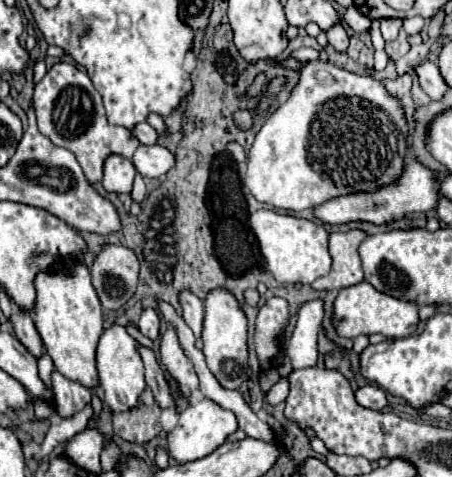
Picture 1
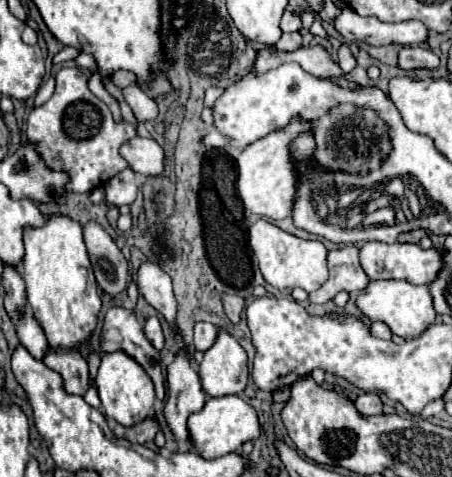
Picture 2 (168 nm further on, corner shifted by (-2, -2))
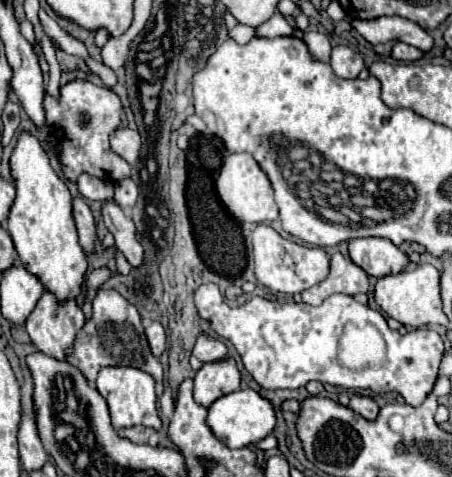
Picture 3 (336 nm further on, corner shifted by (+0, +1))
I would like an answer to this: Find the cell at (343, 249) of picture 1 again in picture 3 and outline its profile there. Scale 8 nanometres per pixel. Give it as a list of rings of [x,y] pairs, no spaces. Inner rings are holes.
[[[337,252],[331,256],[331,274],[321,284],[305,290],[301,296],[305,304],[317,306],[337,292],[355,296],[367,290],[369,290],[369,276],[365,274],[365,270],[357,268],[347,256]]]

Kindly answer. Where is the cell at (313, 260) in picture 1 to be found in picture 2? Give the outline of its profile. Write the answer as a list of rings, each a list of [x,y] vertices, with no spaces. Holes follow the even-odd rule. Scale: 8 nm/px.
[[[259,219],[249,227],[249,245],[255,259],[259,261],[259,269],[265,281],[277,289],[301,287],[309,293],[319,289],[327,281],[327,249],[321,241],[295,237],[279,229],[277,225]]]

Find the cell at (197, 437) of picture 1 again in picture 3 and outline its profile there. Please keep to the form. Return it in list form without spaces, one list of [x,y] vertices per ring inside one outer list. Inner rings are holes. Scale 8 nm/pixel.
[[[251,388],[231,392],[231,394],[215,400],[211,404],[209,416],[207,416],[207,424],[211,426],[213,434],[229,448],[245,448],[245,446],[257,444],[259,440],[263,440],[267,434],[273,432],[275,422],[277,422],[277,418],[275,418],[273,404]]]

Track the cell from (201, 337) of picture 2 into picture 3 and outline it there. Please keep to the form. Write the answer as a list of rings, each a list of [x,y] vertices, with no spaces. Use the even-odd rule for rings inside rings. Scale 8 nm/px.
[[[199,334],[193,356],[197,356],[201,362],[221,362],[227,358],[227,348],[221,340],[213,340],[207,334]]]

